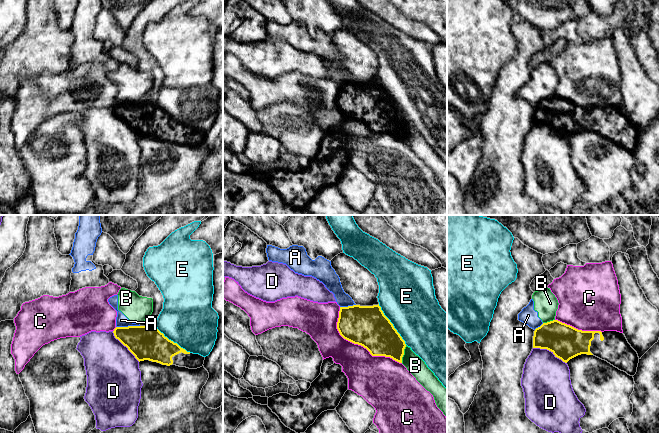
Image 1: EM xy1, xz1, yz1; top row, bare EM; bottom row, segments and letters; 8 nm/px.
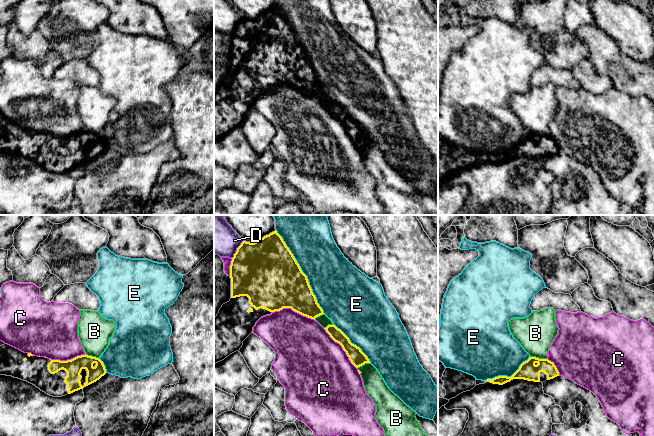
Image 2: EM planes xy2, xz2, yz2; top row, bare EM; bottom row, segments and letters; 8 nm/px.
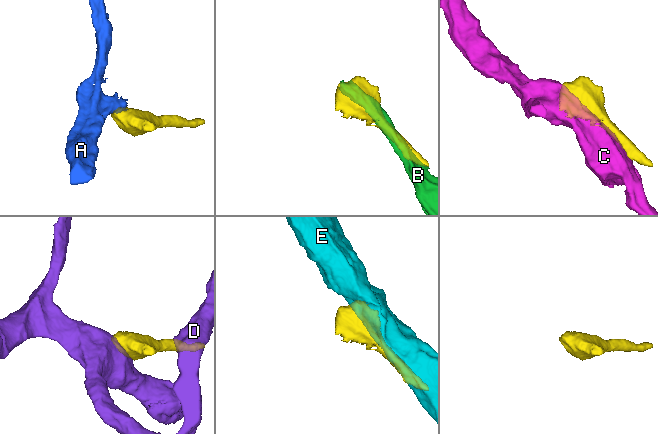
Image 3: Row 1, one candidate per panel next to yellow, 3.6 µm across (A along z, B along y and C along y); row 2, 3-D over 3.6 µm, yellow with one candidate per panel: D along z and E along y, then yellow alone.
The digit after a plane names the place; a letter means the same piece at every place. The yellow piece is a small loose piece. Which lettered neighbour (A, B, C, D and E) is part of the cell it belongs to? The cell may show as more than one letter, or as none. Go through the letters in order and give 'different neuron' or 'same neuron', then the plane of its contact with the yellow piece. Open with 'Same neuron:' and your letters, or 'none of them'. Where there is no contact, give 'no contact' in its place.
Same neuron: none of them
A: different neuron | xy1
B: different neuron | xz1
C: different neuron | xz1
D: different neuron | yz1
E: different neuron | xz2

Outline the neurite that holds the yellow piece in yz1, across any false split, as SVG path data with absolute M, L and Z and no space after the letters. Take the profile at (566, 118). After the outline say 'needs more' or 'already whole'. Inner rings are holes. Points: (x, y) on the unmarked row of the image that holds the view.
M553 96L536 104L533 124L547 125L567 139L581 131L594 131L614 143L634 152L639 133L625 111L617 107L582 107Z; needs more

